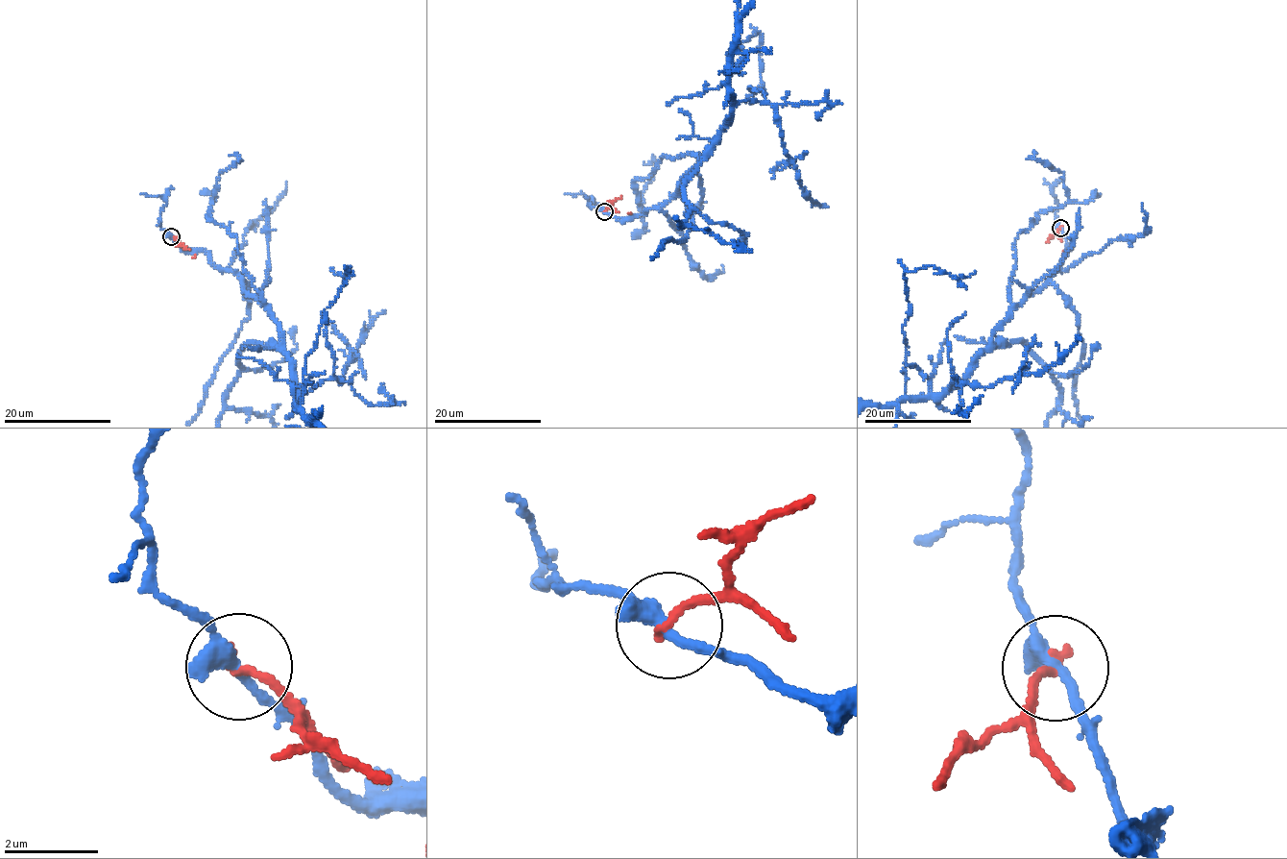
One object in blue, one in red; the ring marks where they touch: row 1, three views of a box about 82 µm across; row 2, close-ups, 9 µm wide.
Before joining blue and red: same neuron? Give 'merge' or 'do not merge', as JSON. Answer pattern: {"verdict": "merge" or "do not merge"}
{"verdict": "do not merge"}

